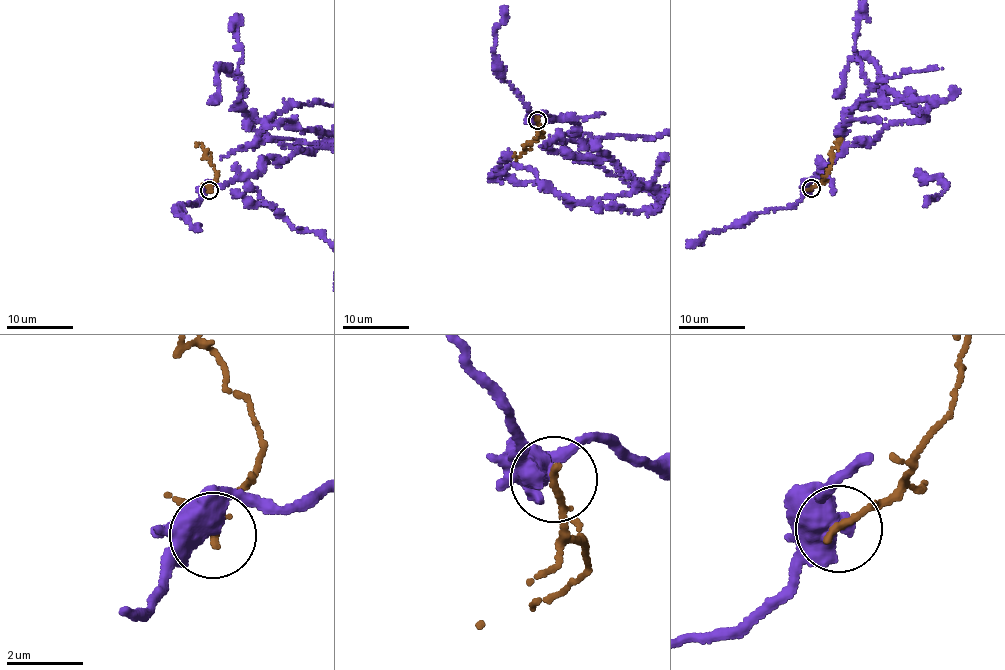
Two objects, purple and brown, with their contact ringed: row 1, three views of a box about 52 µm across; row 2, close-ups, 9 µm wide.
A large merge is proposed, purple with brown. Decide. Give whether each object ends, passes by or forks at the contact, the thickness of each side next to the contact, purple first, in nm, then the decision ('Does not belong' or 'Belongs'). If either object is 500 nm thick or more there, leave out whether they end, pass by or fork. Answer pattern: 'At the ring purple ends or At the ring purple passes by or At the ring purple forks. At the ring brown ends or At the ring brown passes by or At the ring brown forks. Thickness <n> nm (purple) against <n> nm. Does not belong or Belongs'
Thickness 550 nm (purple) against 200 nm. Does not belong

